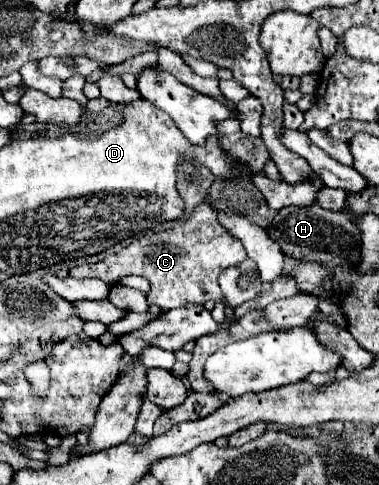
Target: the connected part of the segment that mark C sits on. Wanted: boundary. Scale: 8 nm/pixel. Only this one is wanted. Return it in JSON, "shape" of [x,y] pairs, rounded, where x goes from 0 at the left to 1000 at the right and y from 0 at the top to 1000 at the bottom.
{"shape":[[[533,416],[512,429],[507,445],[491,458],[464,458],[459,470],[433,478],[380,478],[359,487],[348,503],[290,524],[269,540],[185,553],[185,569],[264,573],[280,586],[306,586],[311,573],[338,565],[380,569],[396,581],[396,602],[385,606],[391,627],[417,631],[427,643],[443,643],[454,635],[538,627],[549,619],[565,627],[591,623],[586,598],[575,590],[575,569],[591,553],[617,548],[649,532],[654,528],[639,503],[607,478],[596,478],[559,425]]]}

